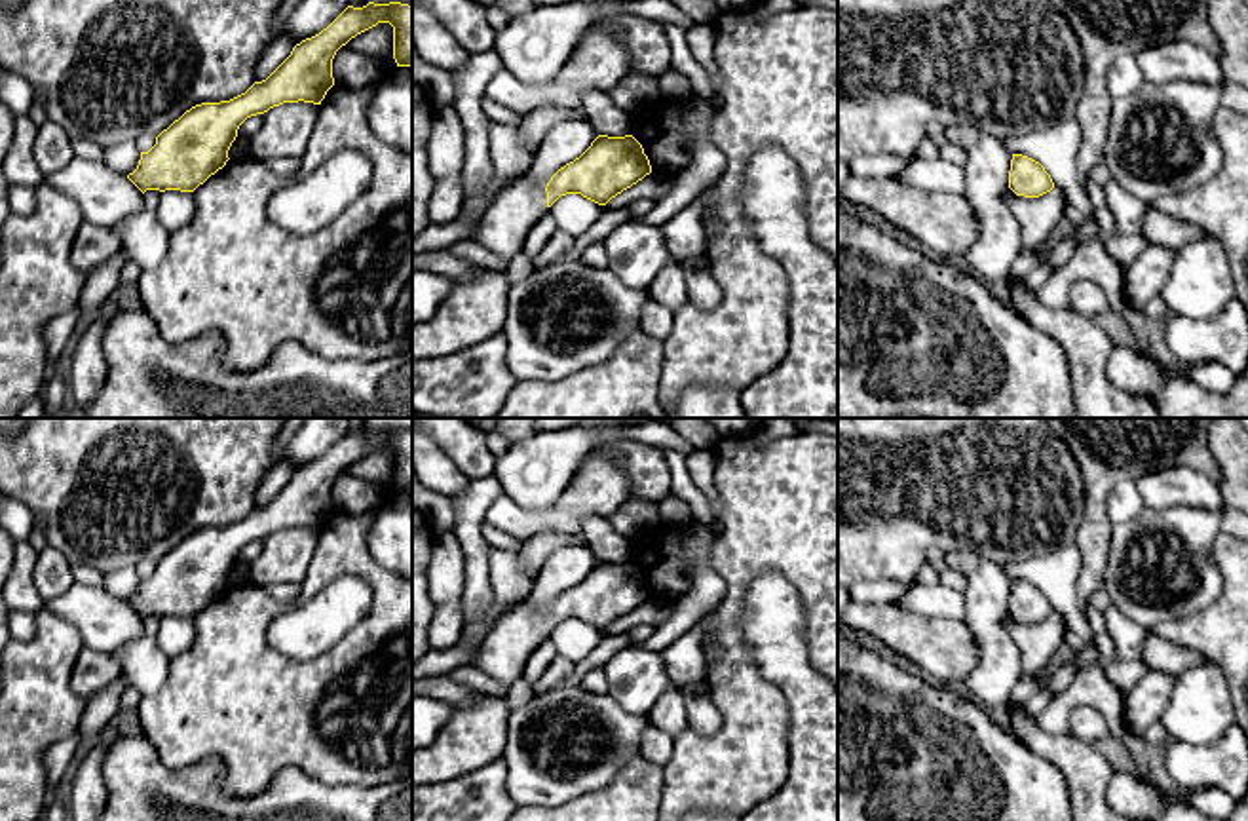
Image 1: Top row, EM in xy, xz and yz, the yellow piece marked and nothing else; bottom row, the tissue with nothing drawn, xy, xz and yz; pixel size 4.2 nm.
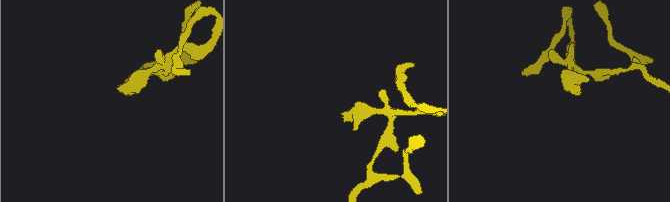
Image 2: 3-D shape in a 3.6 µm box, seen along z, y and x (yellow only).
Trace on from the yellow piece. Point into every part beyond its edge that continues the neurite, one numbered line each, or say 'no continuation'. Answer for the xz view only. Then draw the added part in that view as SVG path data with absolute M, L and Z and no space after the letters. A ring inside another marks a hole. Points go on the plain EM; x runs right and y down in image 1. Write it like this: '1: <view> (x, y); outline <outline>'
1: xz (511, 639); outline M517 604L492 623L477 654L477 665L503 686L522 677L530 654L547 640L545 608Z

